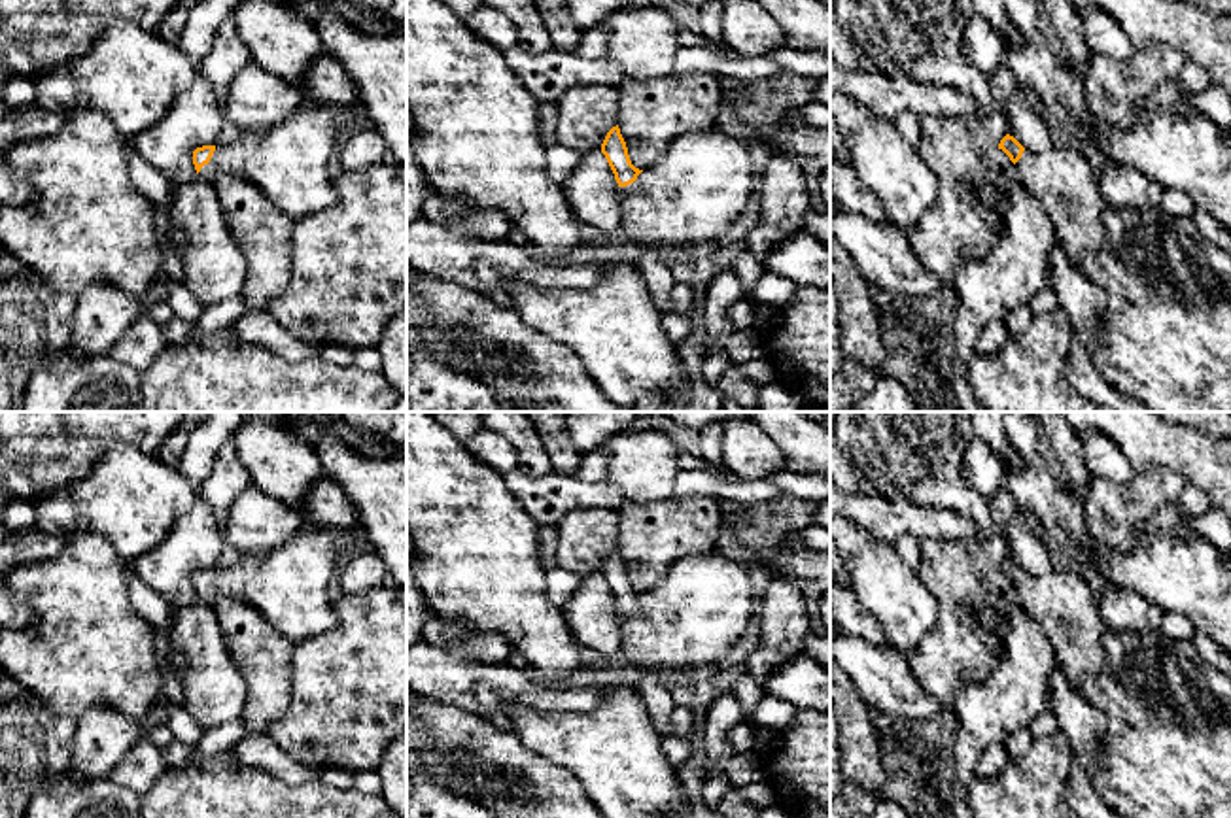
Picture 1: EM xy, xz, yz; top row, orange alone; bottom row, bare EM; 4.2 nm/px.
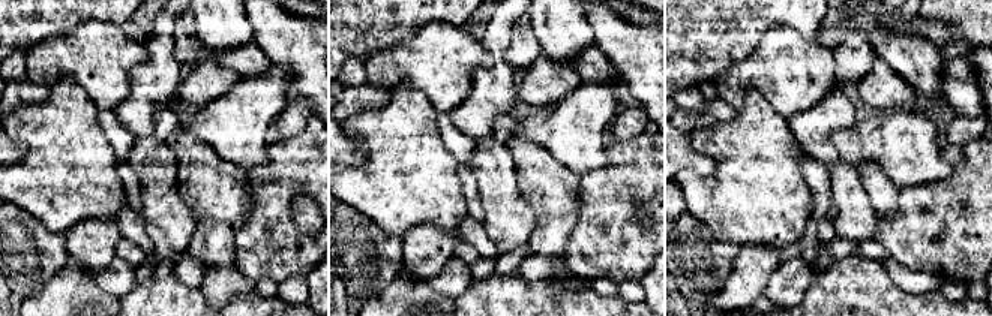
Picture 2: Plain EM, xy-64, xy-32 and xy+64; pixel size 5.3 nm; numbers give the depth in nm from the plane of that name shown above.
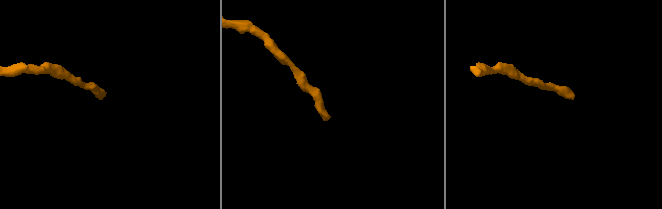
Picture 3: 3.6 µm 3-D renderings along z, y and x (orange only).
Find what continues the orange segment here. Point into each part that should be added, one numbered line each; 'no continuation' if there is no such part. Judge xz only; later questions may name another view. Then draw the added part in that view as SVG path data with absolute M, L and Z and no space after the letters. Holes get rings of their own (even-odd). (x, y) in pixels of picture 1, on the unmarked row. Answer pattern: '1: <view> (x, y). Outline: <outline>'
1: xz (706, 601). Outline: M717 548L679 557L658 589L620 612L626 665L705 671L730 652L756 606L747 567Z

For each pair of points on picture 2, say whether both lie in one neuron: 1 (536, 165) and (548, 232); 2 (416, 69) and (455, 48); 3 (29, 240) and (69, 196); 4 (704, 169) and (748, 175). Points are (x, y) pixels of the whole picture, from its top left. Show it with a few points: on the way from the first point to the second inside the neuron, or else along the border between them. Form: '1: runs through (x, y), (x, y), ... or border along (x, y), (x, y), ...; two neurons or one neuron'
1: runs through (544, 181), (548, 186), (548, 216); one neuron
2: runs through (425, 62), (446, 56); one neuron
3: border along (15, 204), (50, 231), (63, 234); two neurons
4: border along (692, 143), (715, 163), (707, 177); two neurons

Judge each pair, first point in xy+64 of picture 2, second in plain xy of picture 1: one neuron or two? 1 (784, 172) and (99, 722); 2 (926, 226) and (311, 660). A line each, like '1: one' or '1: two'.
1: two
2: one

